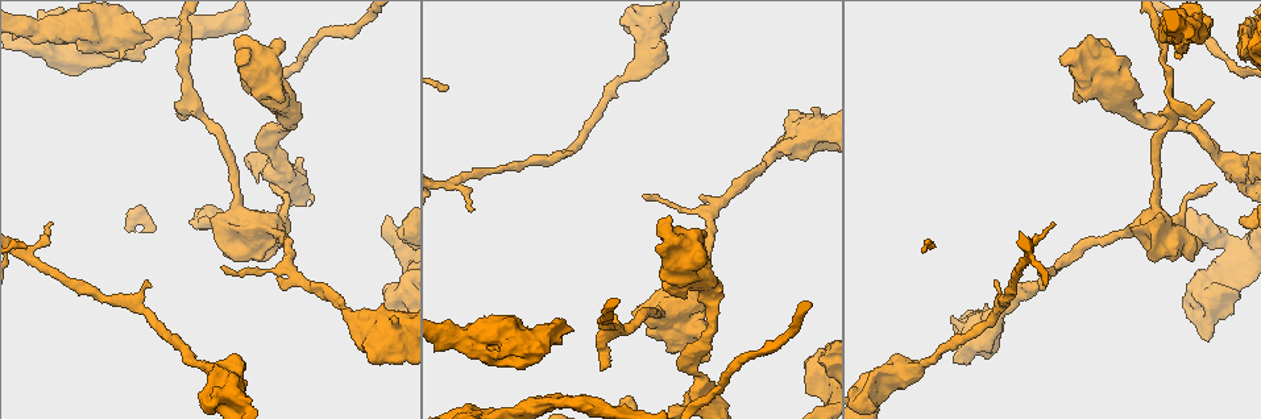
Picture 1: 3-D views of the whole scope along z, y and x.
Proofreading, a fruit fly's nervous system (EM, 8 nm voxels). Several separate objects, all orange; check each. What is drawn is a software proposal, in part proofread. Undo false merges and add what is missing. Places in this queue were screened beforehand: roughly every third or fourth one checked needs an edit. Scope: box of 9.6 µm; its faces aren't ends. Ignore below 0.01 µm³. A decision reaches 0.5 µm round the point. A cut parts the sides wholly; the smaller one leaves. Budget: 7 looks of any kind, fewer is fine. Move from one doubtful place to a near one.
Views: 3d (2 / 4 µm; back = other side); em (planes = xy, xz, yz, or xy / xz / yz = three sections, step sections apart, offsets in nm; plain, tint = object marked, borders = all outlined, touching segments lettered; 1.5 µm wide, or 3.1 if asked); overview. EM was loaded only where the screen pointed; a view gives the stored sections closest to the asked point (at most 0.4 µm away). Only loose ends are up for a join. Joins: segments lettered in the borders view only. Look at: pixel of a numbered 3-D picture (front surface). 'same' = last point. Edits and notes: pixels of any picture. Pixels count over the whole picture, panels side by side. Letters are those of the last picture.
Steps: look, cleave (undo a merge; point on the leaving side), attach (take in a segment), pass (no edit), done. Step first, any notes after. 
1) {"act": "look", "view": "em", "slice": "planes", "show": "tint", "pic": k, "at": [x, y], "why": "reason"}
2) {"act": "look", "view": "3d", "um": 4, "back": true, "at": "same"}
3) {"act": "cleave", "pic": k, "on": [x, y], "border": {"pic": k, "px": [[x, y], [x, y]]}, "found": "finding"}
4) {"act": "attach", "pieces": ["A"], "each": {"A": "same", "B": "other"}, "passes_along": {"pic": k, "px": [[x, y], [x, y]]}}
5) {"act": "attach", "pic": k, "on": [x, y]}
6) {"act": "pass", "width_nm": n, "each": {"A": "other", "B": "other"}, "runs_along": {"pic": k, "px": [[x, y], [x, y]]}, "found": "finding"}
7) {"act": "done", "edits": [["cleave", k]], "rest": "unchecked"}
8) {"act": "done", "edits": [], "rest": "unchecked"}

{"act": "look", "view": "3d", "um": 2, "pic": 1, "at": [1210, 102], "why": "branch stops here"}

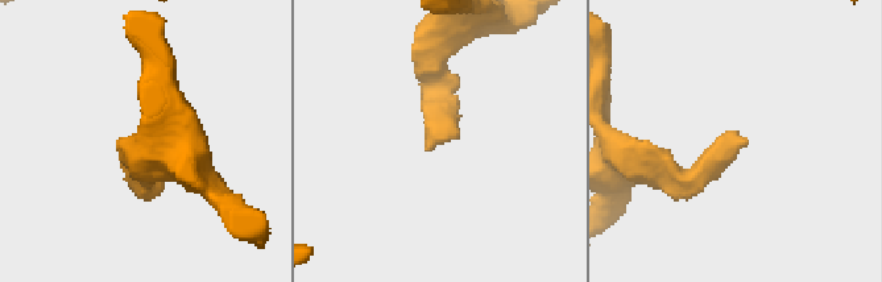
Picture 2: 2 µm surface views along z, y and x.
{"act": "look", "view": "em", "slice": "xy", "step": 8, "show": "tint", "pic": 2, "at": [430, 148]}

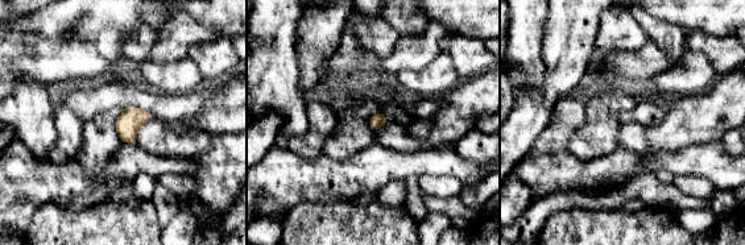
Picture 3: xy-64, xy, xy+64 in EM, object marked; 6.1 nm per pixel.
{"act": "look", "view": "em", "slice": "planes", "show": "borders", "at": "same"}

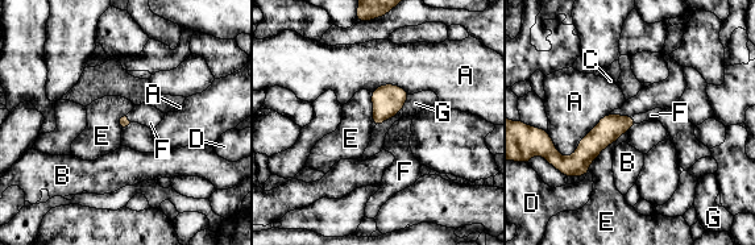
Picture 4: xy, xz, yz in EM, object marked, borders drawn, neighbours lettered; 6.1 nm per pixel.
{"act": "attach", "pieces": ["F"], "each": {"A": "other", "B": "other", "C": "other", "D": "other", "E": "other", "F": "same", "G": "other"}, "passes_along": {"pic": 4, "px": [[609, 129], [634, 120], [651, 115]]}, "found": "the cell continues"}

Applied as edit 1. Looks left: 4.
{"act": "look", "view": "overview", "why": "redraw"}

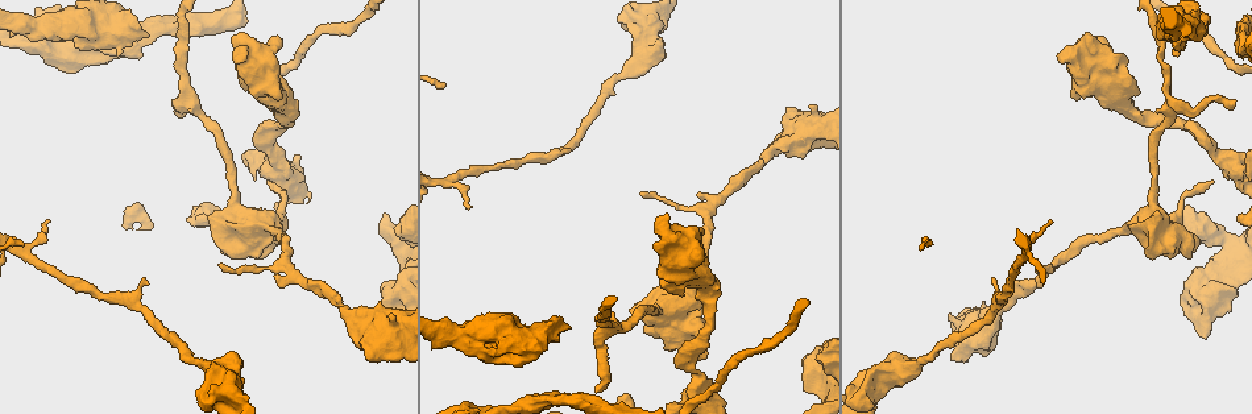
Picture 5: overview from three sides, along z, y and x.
{"act": "look", "view": "em", "slice": "planes", "show": "borders", "pic": 5, "at": [149, 36], "why": "free end"}

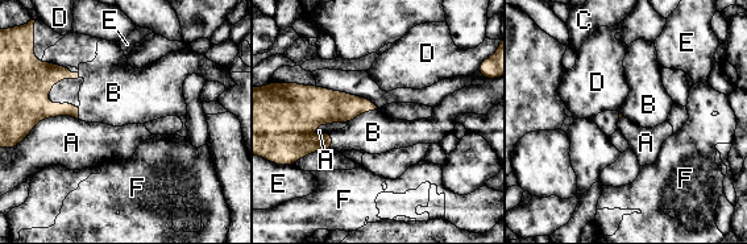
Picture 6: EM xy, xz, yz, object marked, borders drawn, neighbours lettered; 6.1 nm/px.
{"act": "attach", "pieces": ["B"], "each": {"A": "other", "B": "same", "C": "other", "D": "other", "E": "other", "F": "other"}, "found": "the cell continues"}

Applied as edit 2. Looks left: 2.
{"act": "done", "edits": [["attach", 4], ["attach", 6]], "rest": "unchecked"}

